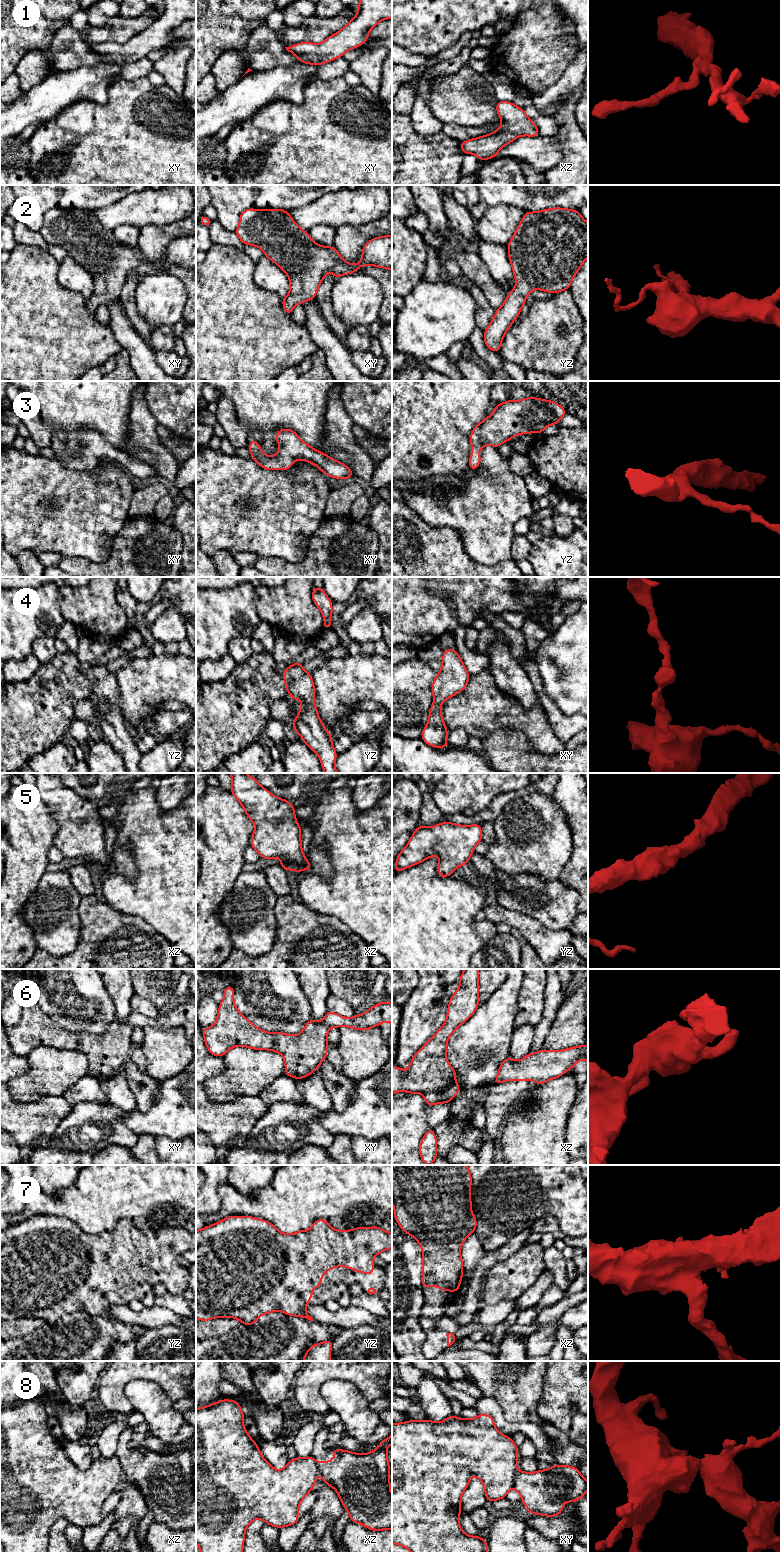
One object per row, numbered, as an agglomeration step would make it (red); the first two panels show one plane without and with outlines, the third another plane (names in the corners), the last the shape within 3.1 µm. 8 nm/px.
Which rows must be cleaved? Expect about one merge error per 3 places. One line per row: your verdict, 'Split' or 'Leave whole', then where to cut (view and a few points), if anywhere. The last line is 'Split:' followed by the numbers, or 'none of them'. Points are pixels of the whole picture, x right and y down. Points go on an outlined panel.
1: Leave whole. No split
2: Leave whole. No split
3: Leave whole. No split
4: Leave whole. No split
5: Leave whole. No split
6: Leave whole. No split
7: Leave whole. No split
8: Split. Split along xy (516, 1472), (512, 1486)
Split: 8

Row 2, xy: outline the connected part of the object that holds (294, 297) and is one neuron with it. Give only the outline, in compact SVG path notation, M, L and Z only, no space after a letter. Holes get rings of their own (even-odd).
M251 209L244 210L239 218L239 225L235 233L244 245L254 245L265 252L265 256L278 265L289 277L290 290L288 295L282 299L285 312L291 316L293 308L300 303L313 300L316 297L318 288L328 271L334 274L334 278L342 275L356 273L362 266L373 265L376 267L392 270L392 235L373 238L365 243L362 249L362 258L359 264L350 264L345 261L332 245L330 247L316 244L291 218L287 210L283 209Z

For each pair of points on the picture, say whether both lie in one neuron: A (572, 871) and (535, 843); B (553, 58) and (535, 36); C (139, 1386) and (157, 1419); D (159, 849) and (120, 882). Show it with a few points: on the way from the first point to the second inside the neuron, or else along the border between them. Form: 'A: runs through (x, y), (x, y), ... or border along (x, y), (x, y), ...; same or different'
A: border along (573, 844), (568, 863), (559, 877); different
B: runs through (548, 53), (541, 46), (540, 41); same
C: runs through (143, 1394), (156, 1407), (156, 1411); same
D: runs through (159, 862), (133, 886); same

